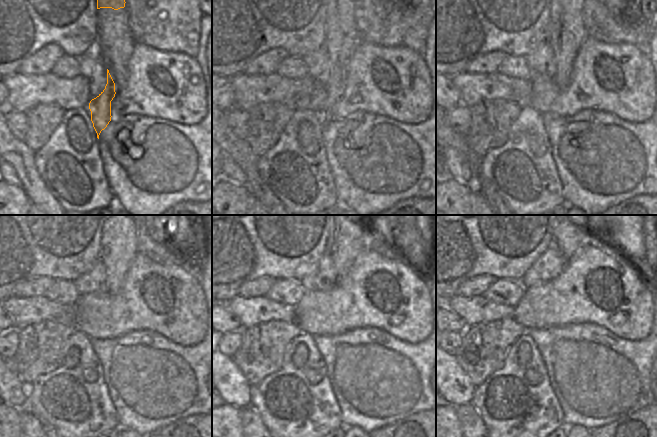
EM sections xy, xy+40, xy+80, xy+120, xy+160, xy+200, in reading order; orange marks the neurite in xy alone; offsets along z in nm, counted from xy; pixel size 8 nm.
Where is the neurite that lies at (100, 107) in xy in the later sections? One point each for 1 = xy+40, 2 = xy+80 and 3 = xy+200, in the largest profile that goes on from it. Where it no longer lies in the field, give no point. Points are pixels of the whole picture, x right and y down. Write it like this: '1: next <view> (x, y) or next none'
1: next xy+40 (341, 36)
2: next xy+80 (566, 30)
3: next xy+200 (568, 235)

